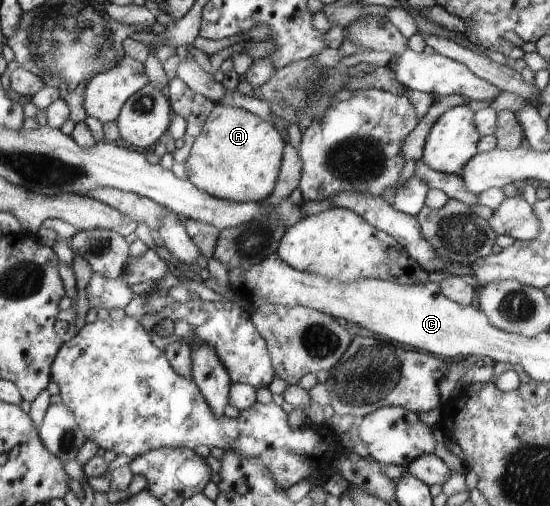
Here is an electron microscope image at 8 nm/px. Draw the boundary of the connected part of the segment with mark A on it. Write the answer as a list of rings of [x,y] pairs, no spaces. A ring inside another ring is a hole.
[[[216,104],[185,162],[190,182],[210,196],[237,203],[264,202],[275,190],[285,148],[278,130],[266,119],[243,108]]]

